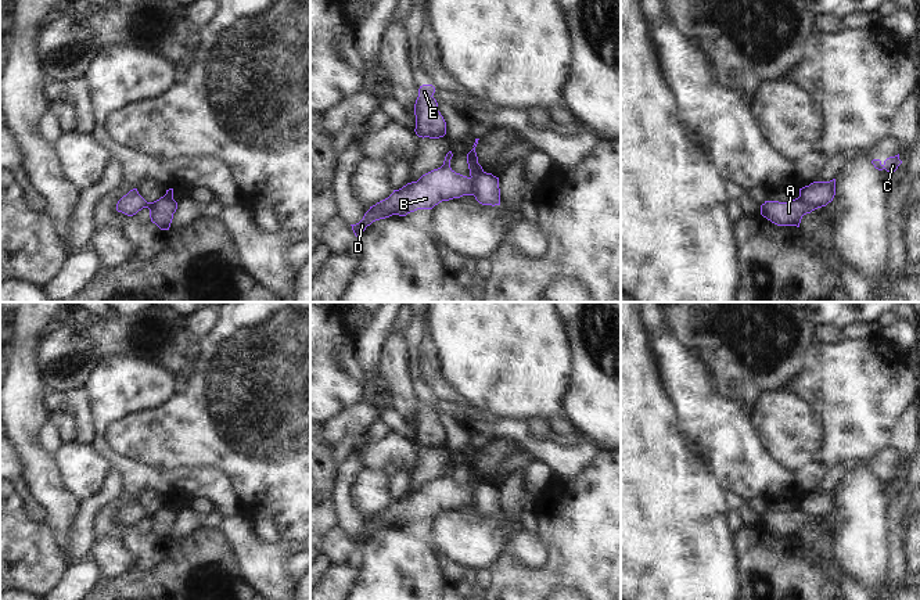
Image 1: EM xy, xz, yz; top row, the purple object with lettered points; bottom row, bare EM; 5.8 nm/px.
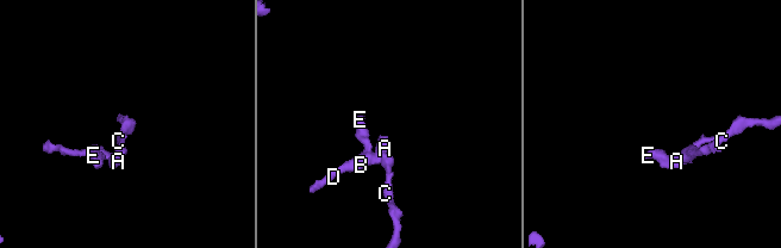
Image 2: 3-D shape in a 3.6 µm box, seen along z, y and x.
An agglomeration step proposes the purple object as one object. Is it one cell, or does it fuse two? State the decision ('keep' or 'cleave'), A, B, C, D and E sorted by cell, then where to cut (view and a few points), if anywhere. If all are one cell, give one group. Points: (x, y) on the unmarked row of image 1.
cleave; groups A B D E / C; cut xz (482, 480), (474, 488), (473, 505)

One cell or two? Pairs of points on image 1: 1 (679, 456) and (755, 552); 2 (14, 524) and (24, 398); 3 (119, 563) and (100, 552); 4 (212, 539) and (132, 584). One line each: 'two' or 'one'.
1: two
2: two
3: one
4: one

